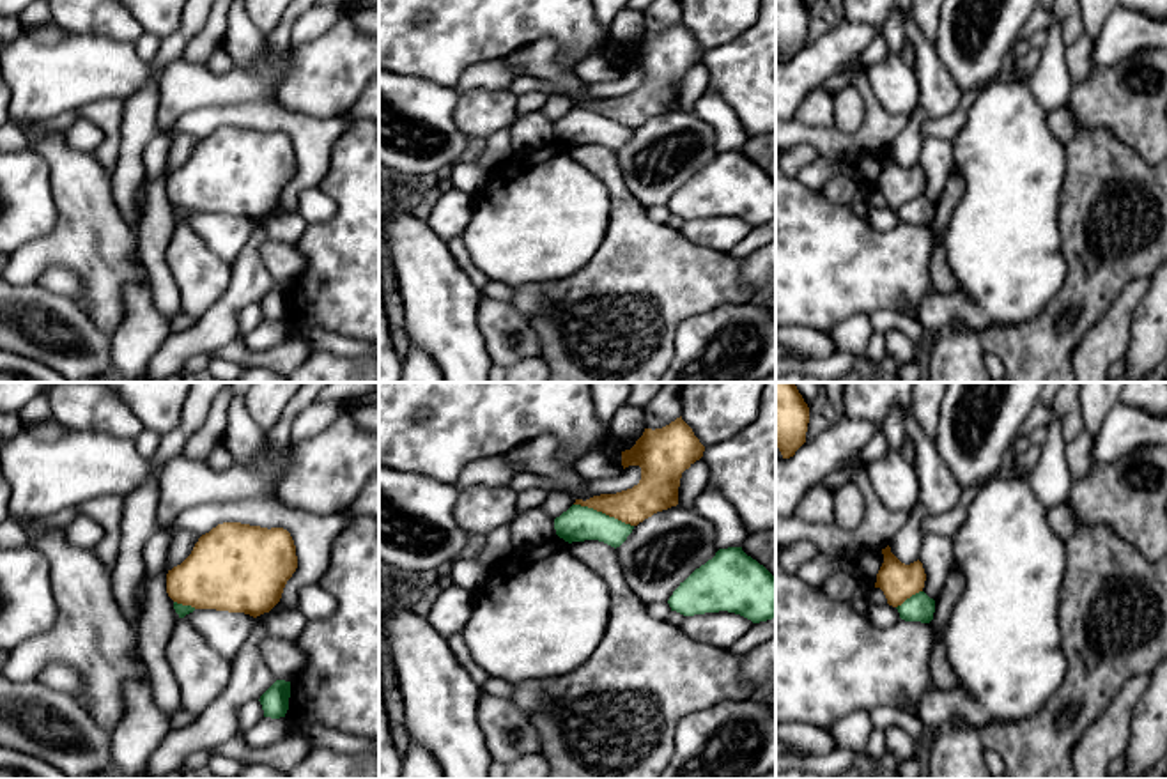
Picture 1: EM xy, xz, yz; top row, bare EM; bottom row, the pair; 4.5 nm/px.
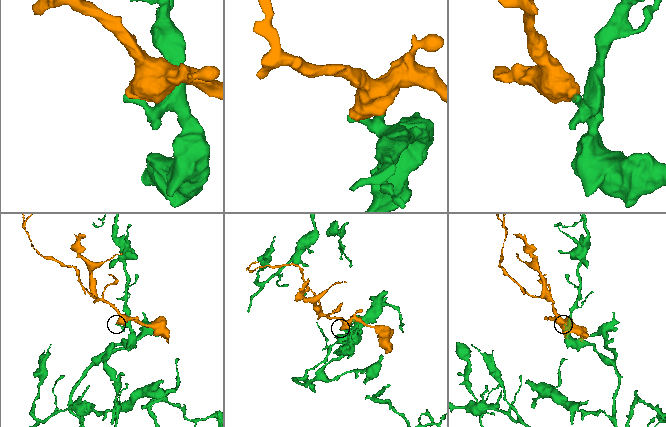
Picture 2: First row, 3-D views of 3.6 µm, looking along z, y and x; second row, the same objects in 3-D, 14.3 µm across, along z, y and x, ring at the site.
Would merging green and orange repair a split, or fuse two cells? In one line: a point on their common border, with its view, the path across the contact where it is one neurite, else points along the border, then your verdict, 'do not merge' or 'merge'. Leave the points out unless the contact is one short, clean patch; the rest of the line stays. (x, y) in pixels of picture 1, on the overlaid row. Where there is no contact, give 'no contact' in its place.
contact xz (604, 514); way xz (579, 523), (604, 514), (618, 514), (654, 493); merge

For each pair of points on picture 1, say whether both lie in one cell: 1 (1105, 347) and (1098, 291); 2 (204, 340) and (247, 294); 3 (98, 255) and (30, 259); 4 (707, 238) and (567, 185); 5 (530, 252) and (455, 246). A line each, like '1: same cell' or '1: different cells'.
1: different cells
2: same cell
3: same cell
4: different cells
5: different cells

